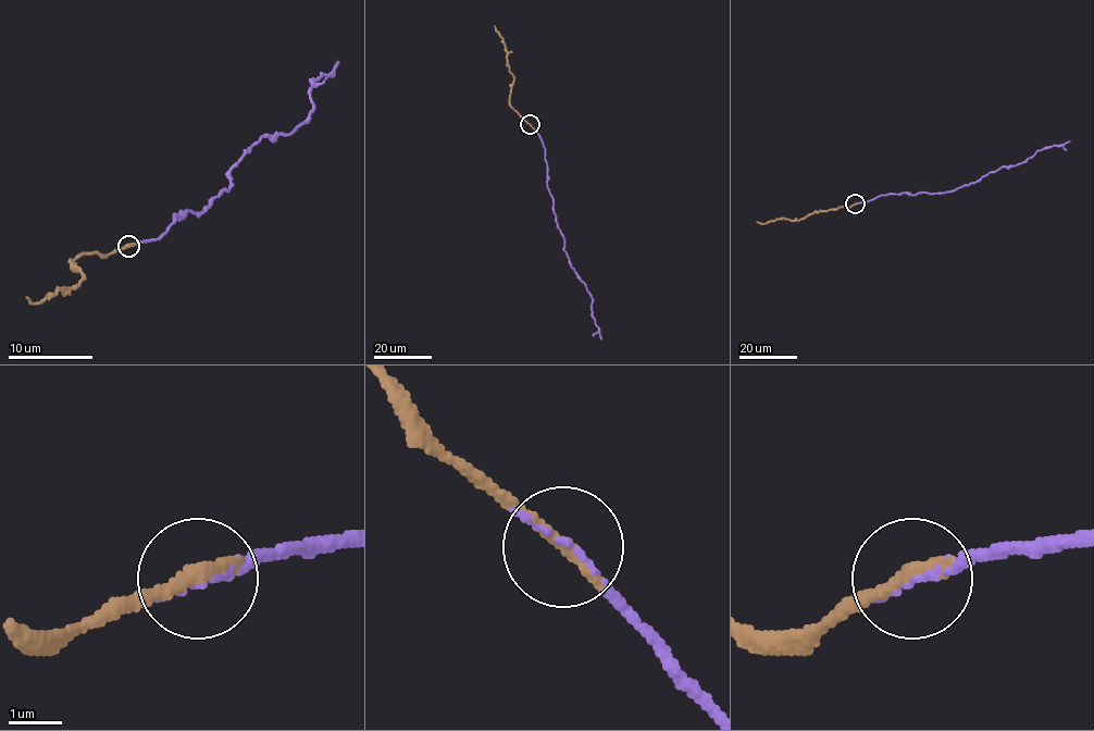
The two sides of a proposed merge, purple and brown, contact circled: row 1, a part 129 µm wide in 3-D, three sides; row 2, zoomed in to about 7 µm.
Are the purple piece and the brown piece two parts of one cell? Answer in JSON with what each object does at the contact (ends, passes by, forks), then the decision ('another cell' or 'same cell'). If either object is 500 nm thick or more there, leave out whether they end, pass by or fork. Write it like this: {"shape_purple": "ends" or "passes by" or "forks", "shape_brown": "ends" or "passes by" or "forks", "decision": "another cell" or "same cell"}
{"shape_purple": "passes by", "shape_brown": "ends", "decision": "same cell"}

